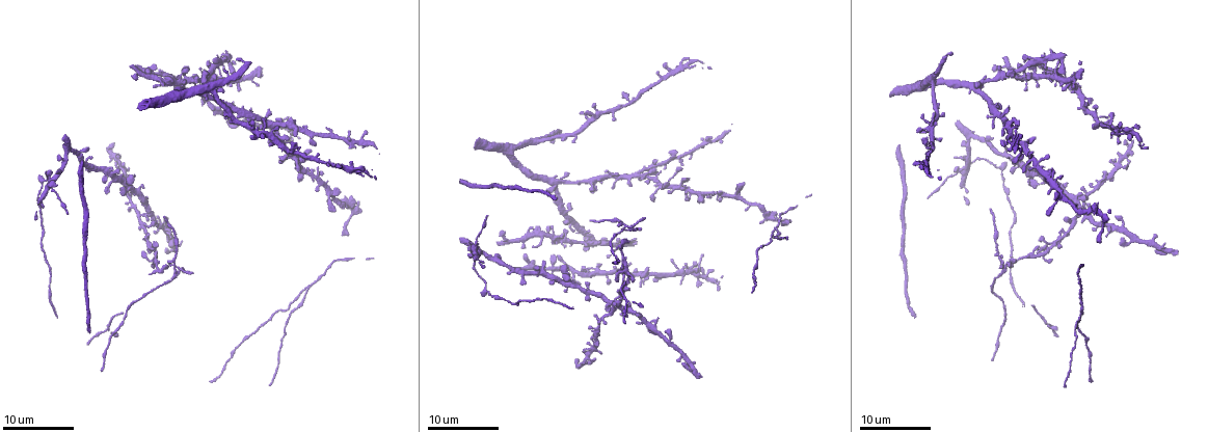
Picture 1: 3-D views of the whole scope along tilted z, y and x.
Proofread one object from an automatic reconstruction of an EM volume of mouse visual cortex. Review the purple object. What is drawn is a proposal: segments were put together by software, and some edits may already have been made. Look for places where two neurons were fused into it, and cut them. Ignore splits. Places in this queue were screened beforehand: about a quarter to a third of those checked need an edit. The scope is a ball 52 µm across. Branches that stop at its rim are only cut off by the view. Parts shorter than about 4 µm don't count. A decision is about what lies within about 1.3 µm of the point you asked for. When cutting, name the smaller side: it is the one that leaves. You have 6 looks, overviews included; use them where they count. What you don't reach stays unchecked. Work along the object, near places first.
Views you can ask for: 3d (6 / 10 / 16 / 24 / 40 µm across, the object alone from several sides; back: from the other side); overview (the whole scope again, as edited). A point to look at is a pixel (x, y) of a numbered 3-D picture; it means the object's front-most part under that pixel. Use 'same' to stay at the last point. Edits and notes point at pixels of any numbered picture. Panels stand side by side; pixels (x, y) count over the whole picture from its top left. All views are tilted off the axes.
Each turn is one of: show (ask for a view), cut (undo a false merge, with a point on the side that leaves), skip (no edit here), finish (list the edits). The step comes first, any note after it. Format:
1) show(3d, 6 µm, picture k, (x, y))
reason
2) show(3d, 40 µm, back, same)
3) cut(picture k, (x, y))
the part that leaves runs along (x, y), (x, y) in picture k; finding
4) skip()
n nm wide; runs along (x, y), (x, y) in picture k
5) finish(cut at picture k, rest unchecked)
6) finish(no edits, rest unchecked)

show(3d, 10 µm, picture 1, (305, 292))
branch point

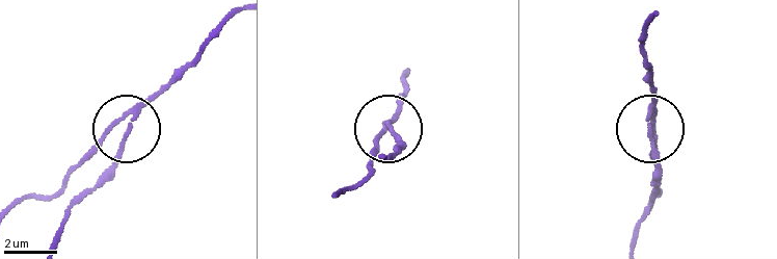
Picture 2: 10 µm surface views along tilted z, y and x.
cut(picture 2, (121, 146))
side arm 16 µm; the part that leaves runs along (136, 113), (103, 178), (73, 205), (60, 239) in picture 2; two neurons meet here

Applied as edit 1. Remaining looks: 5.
show(overview)
redraw

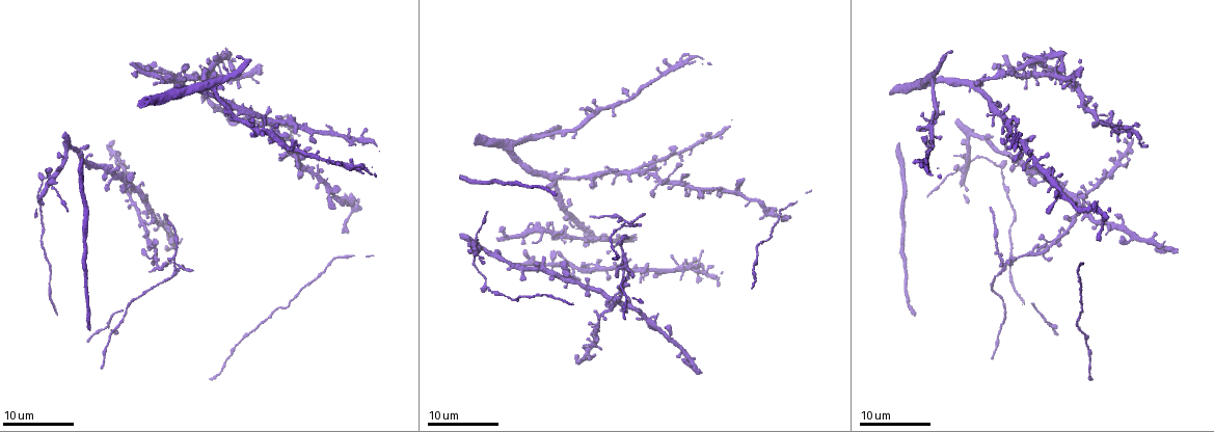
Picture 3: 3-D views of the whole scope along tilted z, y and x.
show(3d, 16 µm, picture 3, (144, 212))
a fork

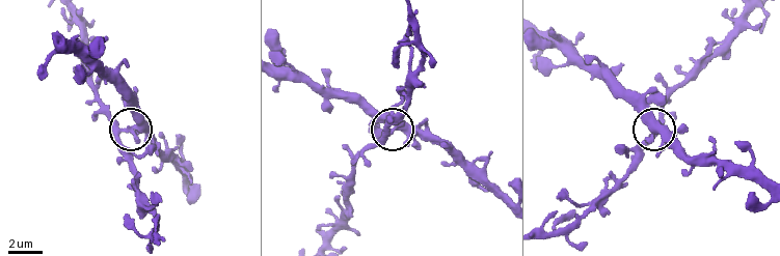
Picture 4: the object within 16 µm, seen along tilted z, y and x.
show(3d, 6 µm, picture 4, (125, 130))

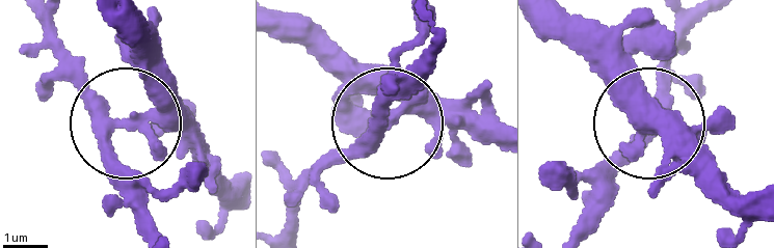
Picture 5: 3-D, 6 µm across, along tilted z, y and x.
cut(picture 5, (137, 183))
320 nm wide; the part that leaves runs along (398, 109), (381, 121), (427, 48) in picture 5; two neurons meet here

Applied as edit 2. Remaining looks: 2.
show(3d, 16 µm, picture 3, (173, 265))
calibre changes

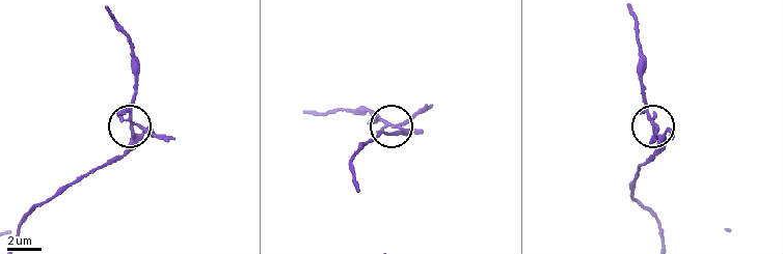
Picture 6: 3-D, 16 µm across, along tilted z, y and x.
cut(picture 6, (158, 138))
190 nm wide; a second neuron is stuck on

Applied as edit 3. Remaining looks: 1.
finish(cut at picture 2, cut at picture 5, cut at picture 6, rest unchecked)

